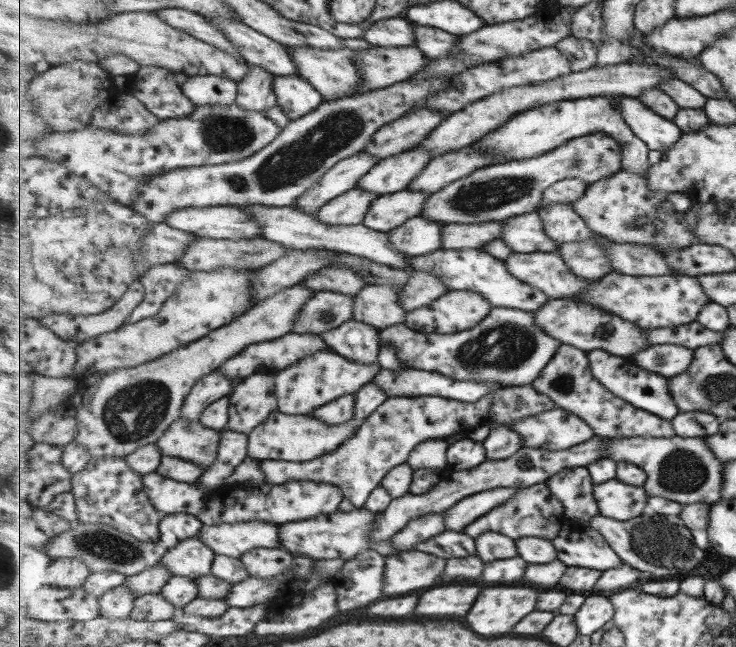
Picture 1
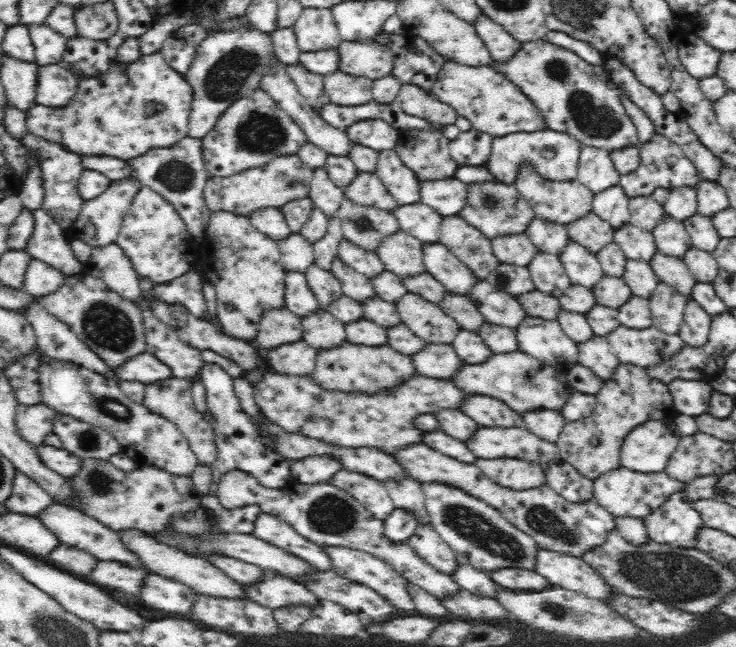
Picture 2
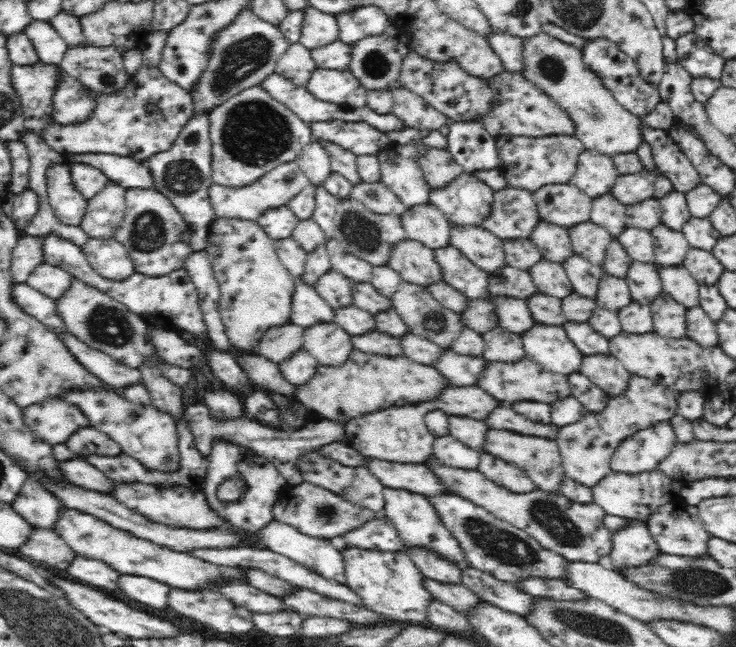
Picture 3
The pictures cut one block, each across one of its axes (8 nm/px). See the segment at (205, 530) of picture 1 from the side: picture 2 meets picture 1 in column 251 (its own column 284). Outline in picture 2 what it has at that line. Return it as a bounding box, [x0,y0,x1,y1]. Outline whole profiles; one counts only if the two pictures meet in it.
[252,514,334,570]

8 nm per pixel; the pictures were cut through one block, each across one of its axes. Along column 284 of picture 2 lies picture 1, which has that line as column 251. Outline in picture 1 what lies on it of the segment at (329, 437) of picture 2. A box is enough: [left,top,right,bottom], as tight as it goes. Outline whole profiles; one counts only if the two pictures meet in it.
[227,372,280,434]

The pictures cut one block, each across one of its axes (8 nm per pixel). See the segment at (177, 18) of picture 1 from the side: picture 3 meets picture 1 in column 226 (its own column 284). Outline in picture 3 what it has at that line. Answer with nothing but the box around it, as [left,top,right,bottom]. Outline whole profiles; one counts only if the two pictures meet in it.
[192,8,289,112]

